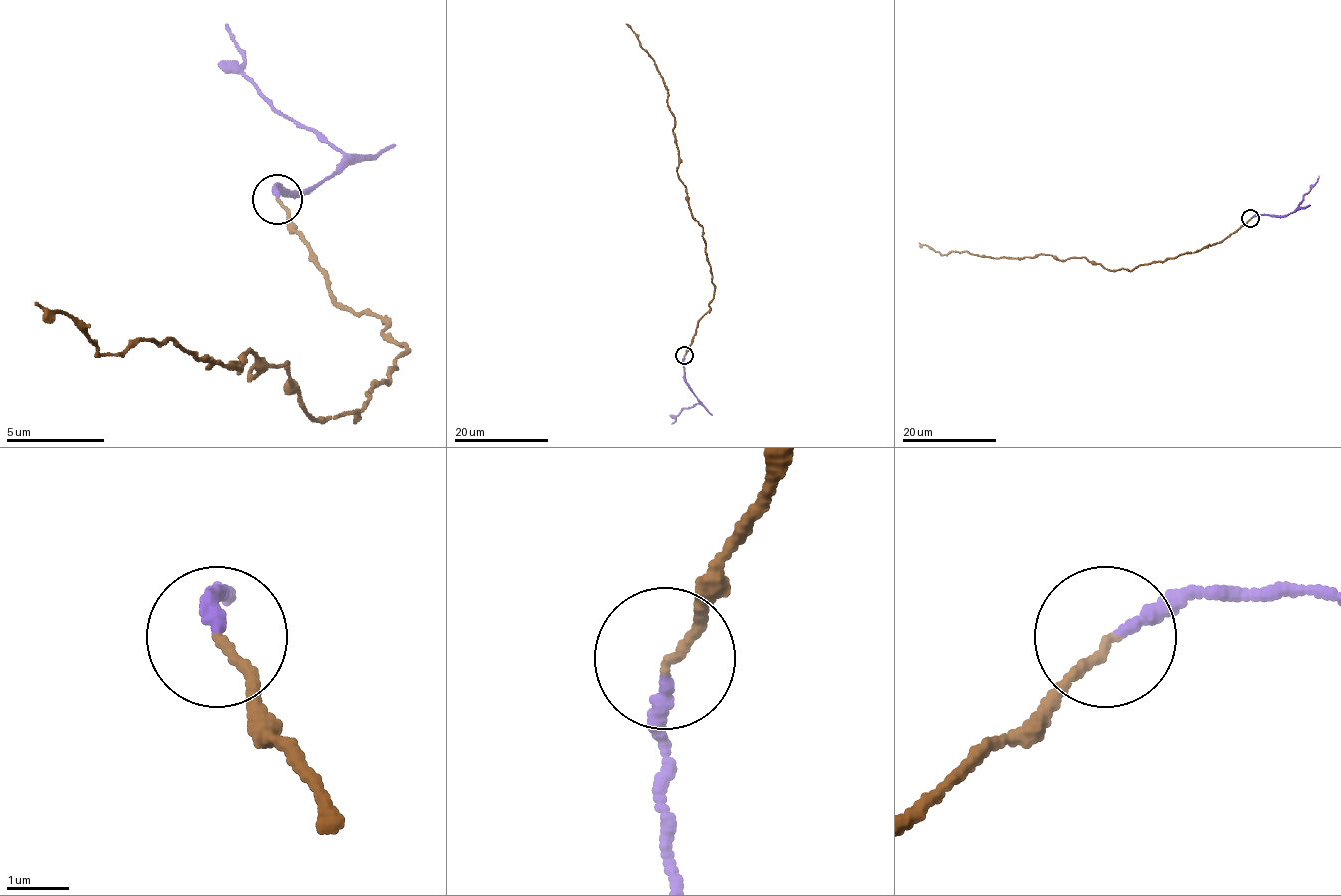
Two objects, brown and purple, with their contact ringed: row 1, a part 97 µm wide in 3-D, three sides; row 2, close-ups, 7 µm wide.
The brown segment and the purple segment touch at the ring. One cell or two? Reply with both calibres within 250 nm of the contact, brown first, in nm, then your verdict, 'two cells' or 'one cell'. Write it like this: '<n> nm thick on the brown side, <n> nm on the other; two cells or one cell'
130 nm thick on the brown side, 220 nm on the other; one cell

